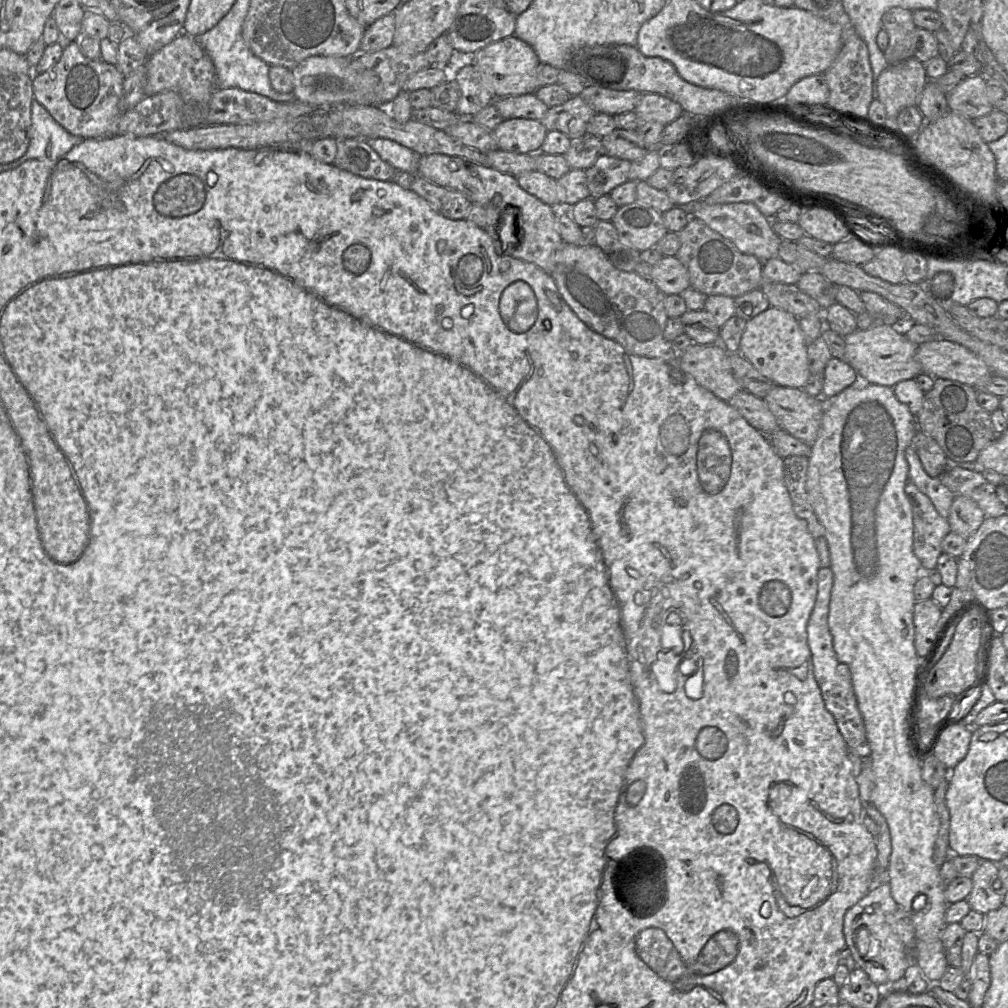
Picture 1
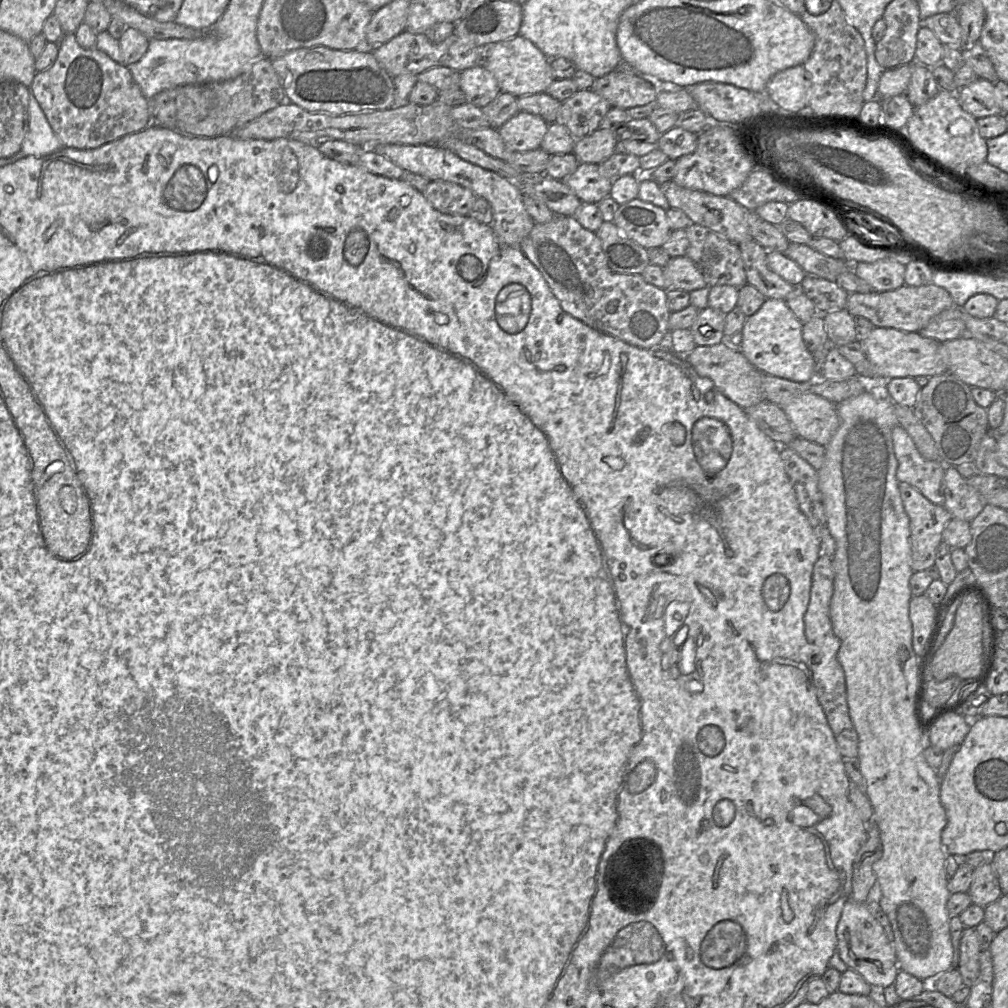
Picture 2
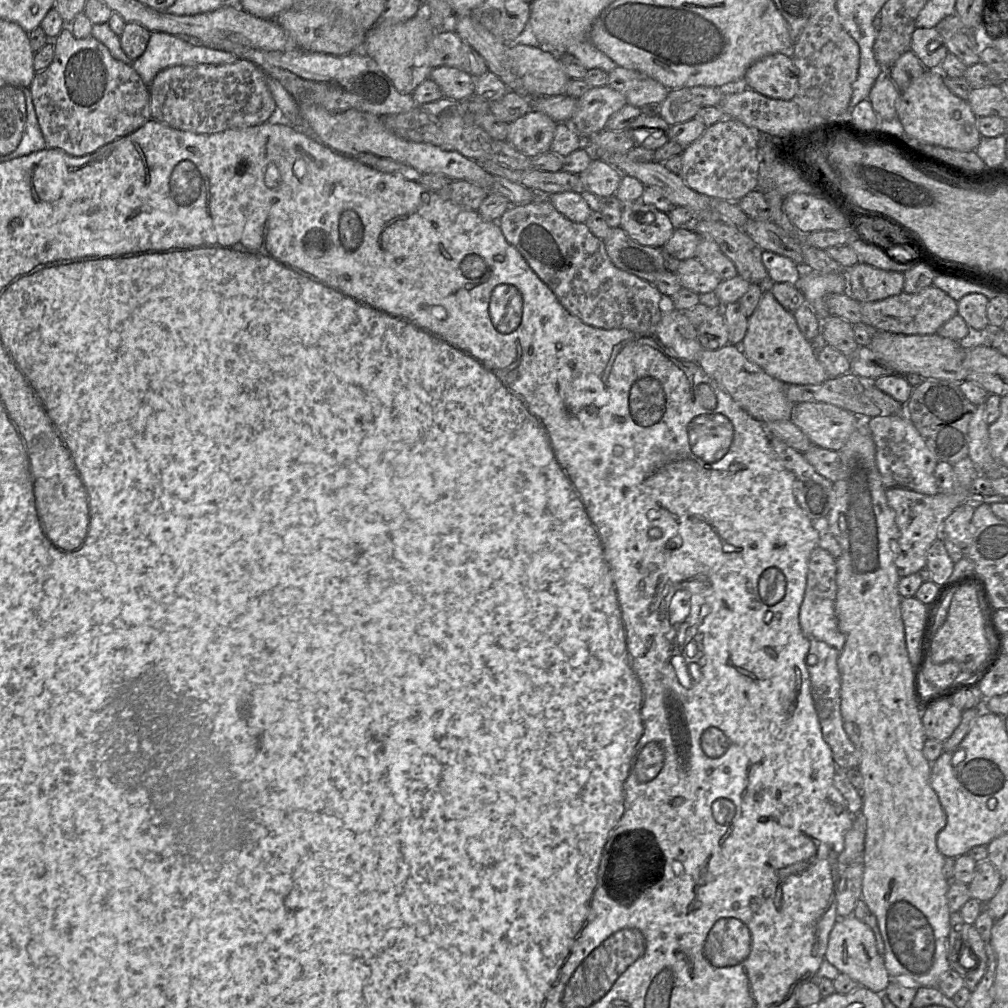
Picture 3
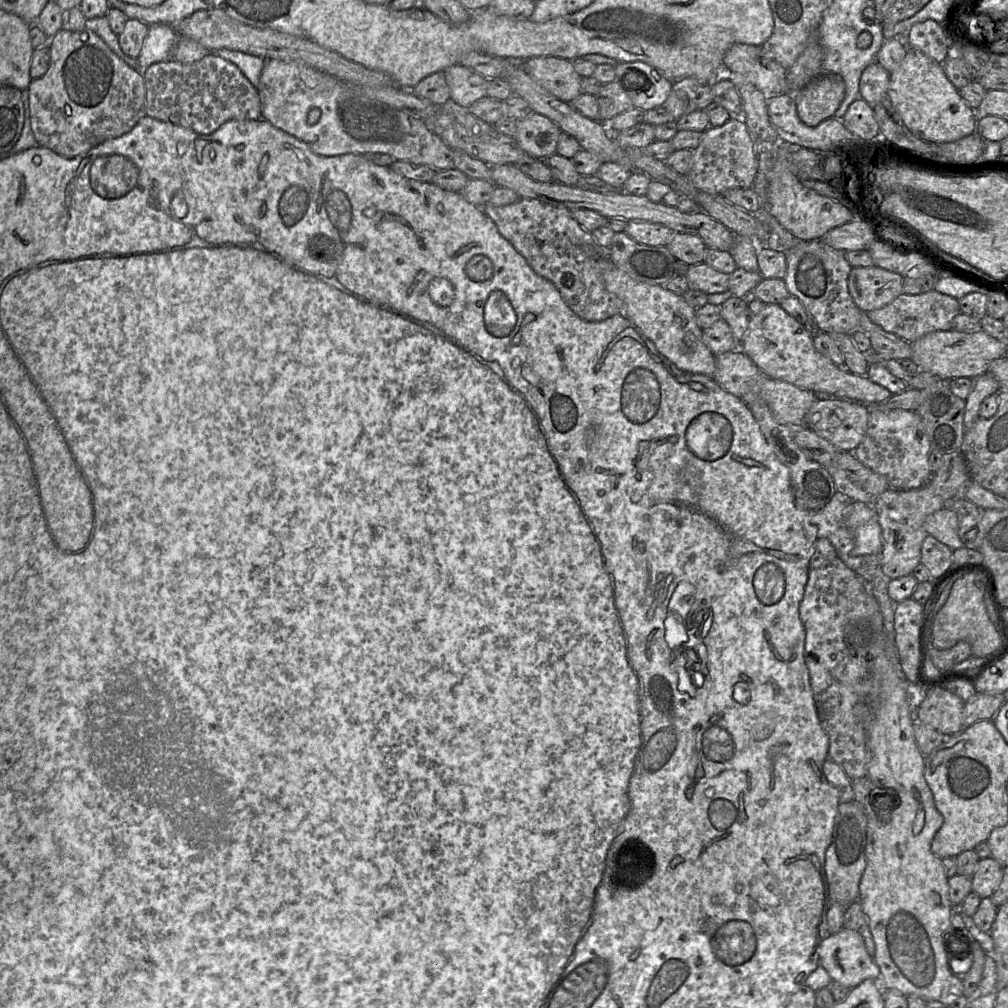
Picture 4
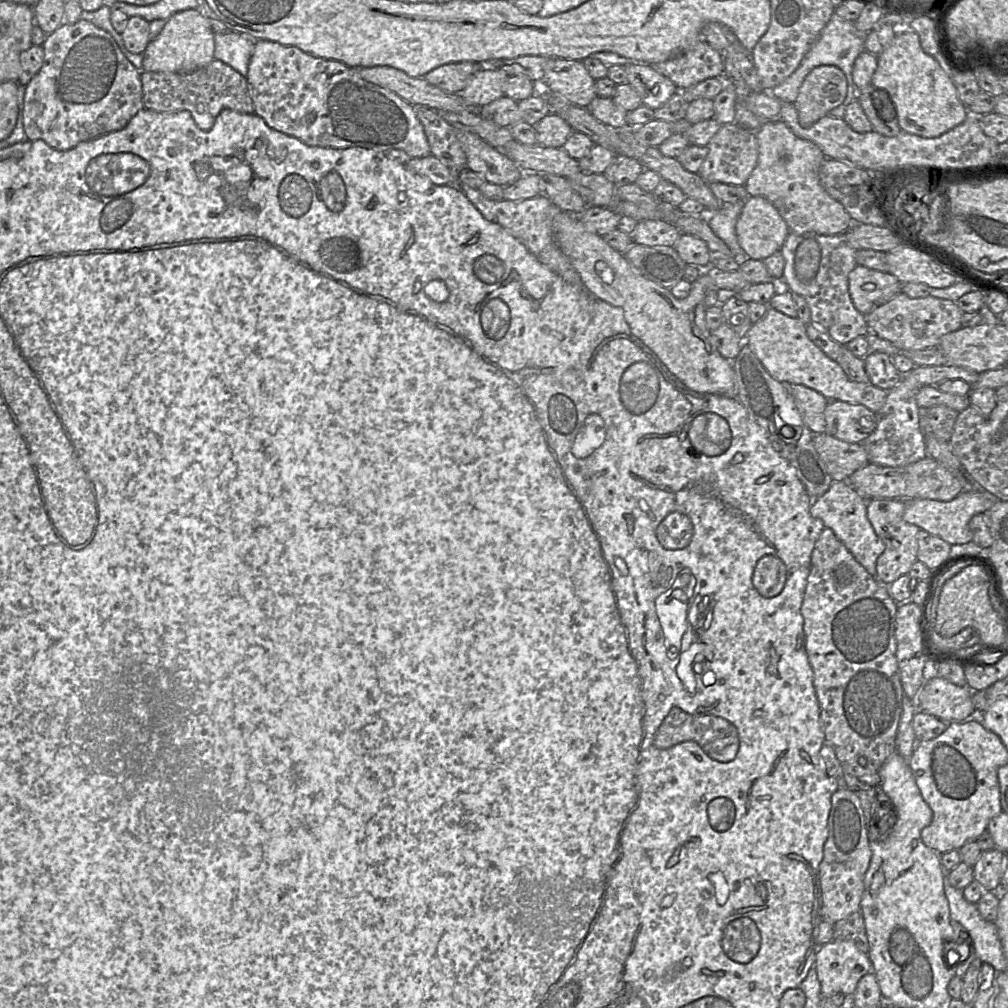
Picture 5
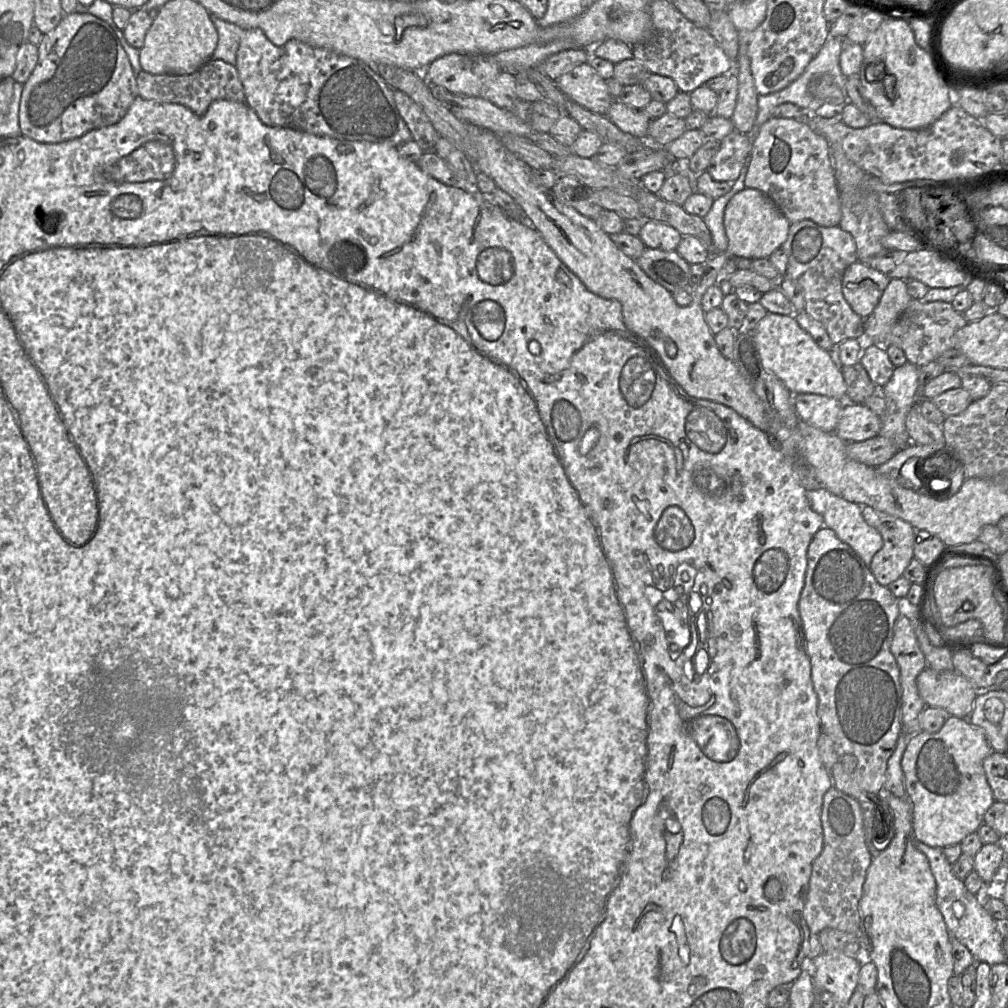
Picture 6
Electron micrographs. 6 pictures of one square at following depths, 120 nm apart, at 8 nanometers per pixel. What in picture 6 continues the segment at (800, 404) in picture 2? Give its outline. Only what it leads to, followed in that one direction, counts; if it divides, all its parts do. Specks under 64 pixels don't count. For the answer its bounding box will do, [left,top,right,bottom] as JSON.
[835,403,881,442]

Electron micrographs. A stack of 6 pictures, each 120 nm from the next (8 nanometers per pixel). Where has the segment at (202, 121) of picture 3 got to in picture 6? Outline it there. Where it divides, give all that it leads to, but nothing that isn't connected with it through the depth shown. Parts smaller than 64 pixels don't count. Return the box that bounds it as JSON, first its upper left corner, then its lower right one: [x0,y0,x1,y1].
[136,59,245,116]

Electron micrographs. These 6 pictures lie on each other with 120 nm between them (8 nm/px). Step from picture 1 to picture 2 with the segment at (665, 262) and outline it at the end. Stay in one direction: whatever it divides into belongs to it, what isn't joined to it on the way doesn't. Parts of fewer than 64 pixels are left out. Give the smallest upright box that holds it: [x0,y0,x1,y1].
[663,257,708,292]

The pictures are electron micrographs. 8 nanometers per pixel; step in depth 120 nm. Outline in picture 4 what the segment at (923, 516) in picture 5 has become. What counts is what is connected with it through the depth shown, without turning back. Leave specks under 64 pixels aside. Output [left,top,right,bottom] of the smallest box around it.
[924,507,965,551]

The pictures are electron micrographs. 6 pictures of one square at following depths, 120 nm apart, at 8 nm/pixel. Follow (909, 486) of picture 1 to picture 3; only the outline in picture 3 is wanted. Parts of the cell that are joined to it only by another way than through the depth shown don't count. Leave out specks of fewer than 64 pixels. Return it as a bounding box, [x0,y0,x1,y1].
[886,457,980,577]

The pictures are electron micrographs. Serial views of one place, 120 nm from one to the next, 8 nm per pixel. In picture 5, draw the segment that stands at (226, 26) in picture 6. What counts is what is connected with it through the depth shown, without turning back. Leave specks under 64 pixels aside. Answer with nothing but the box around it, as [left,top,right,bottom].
[214,30,255,77]

